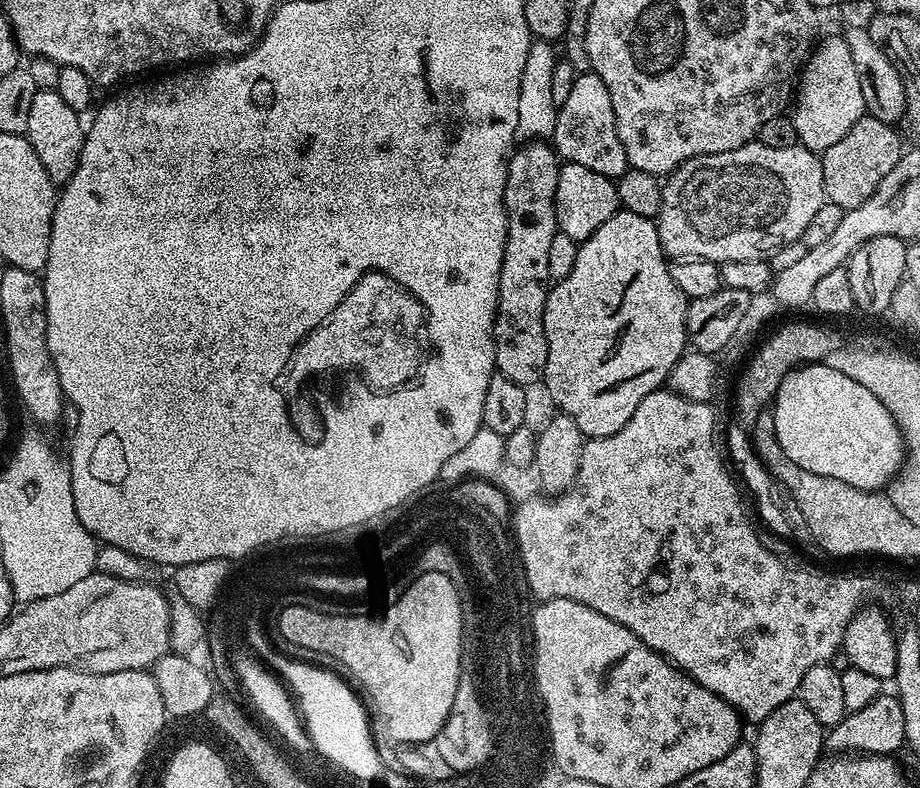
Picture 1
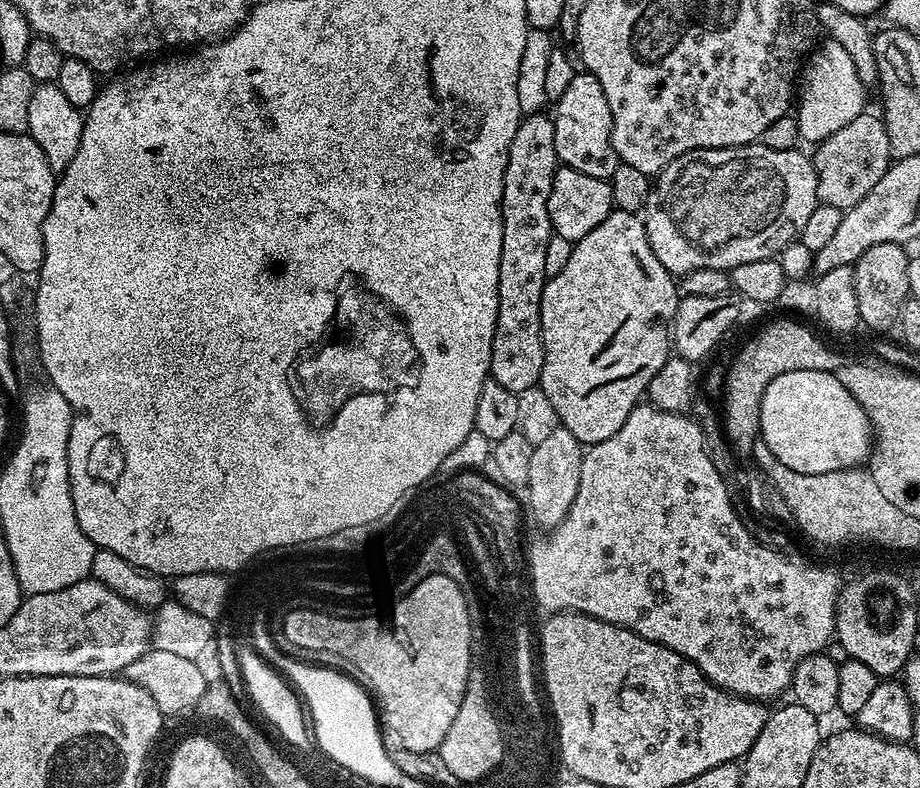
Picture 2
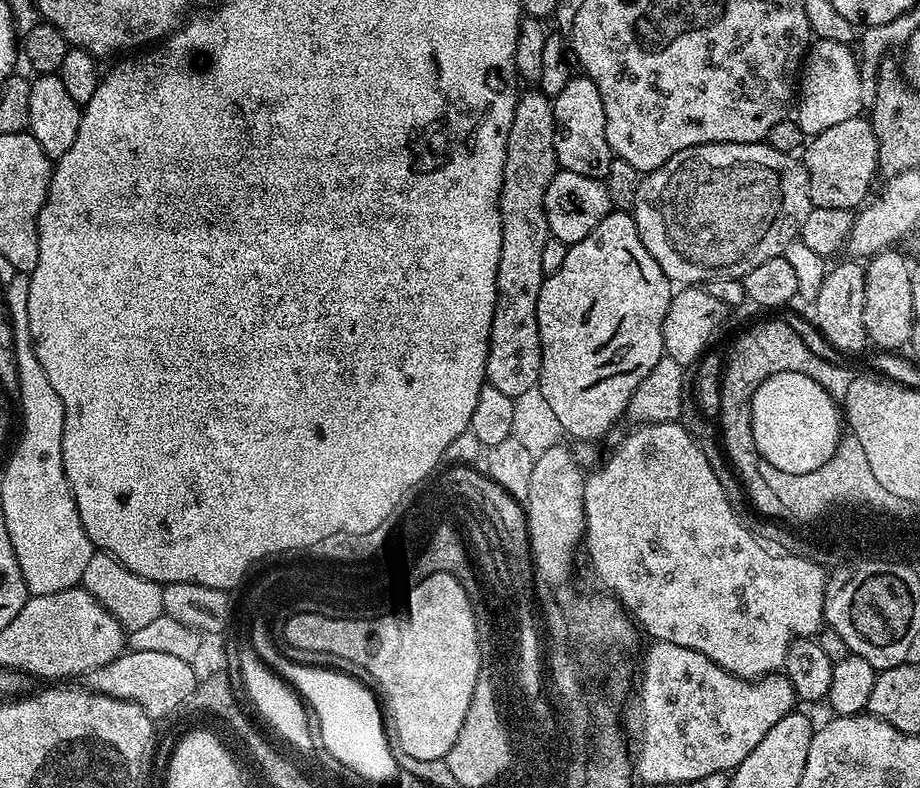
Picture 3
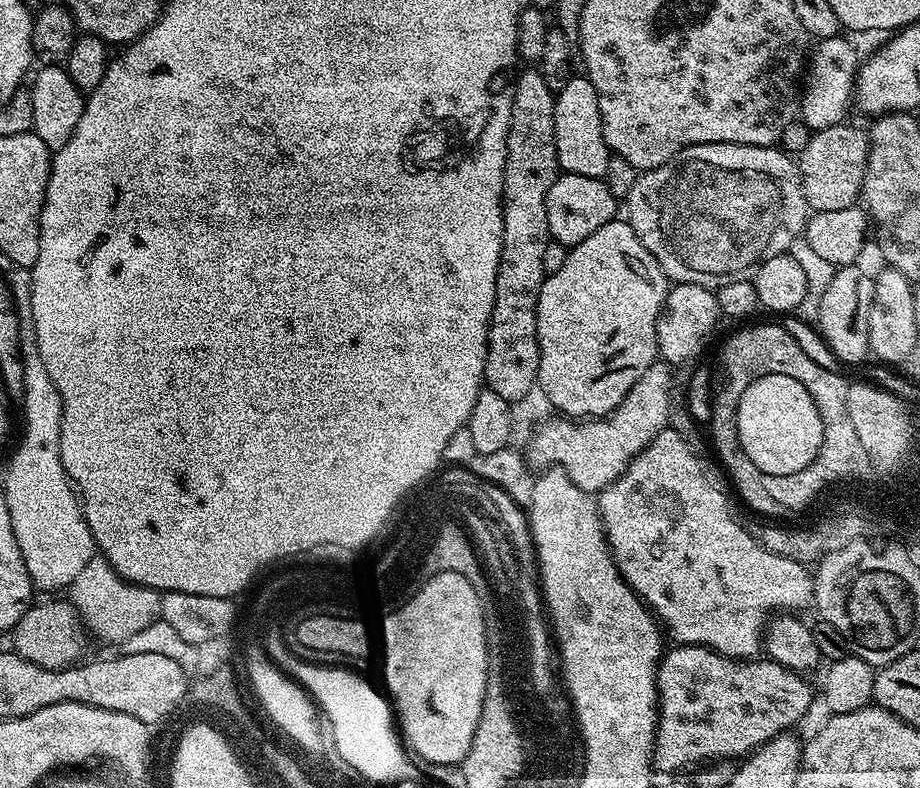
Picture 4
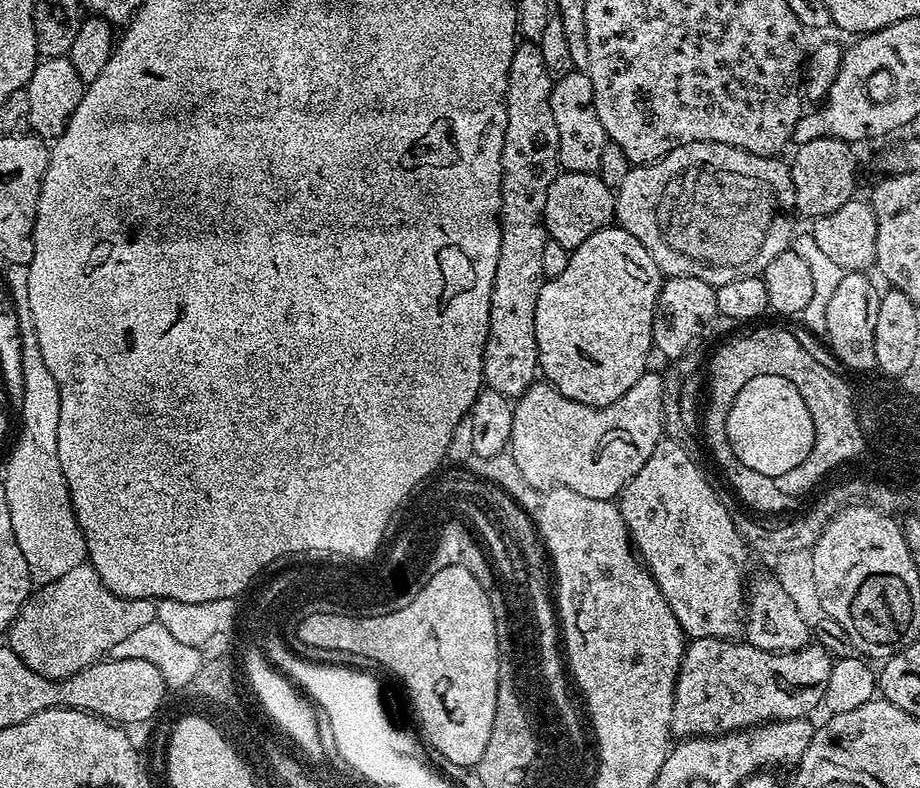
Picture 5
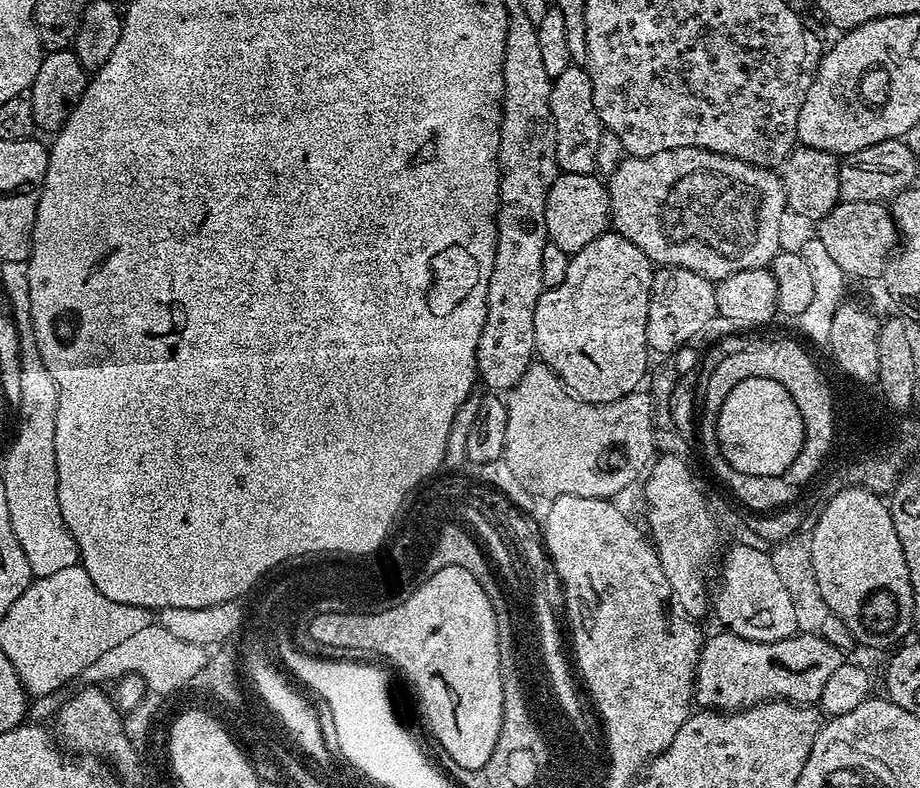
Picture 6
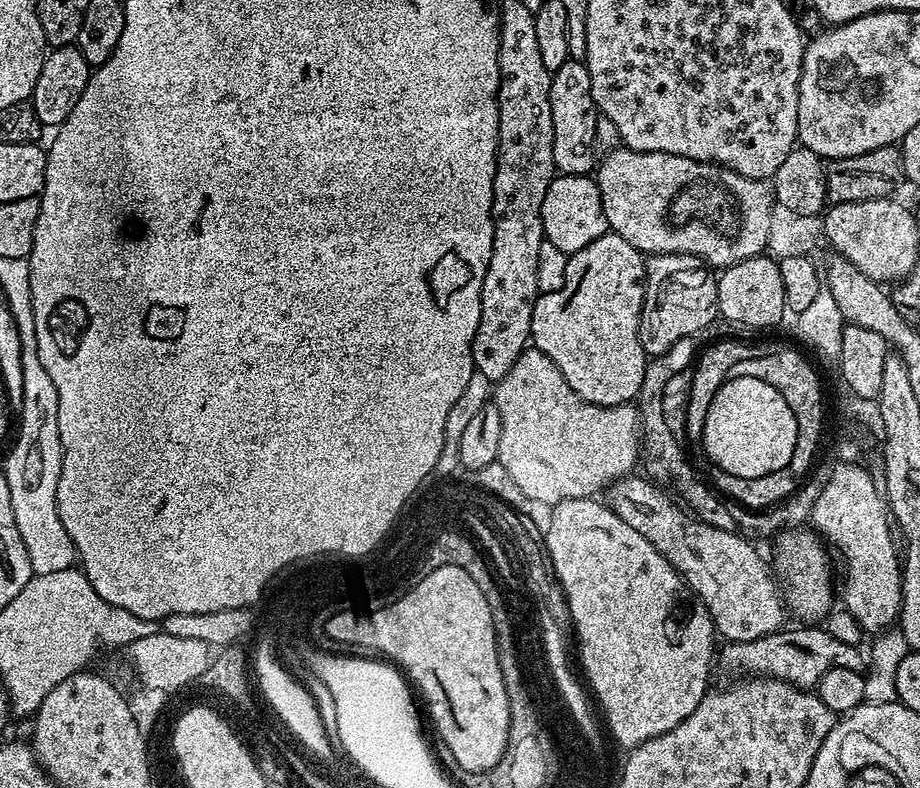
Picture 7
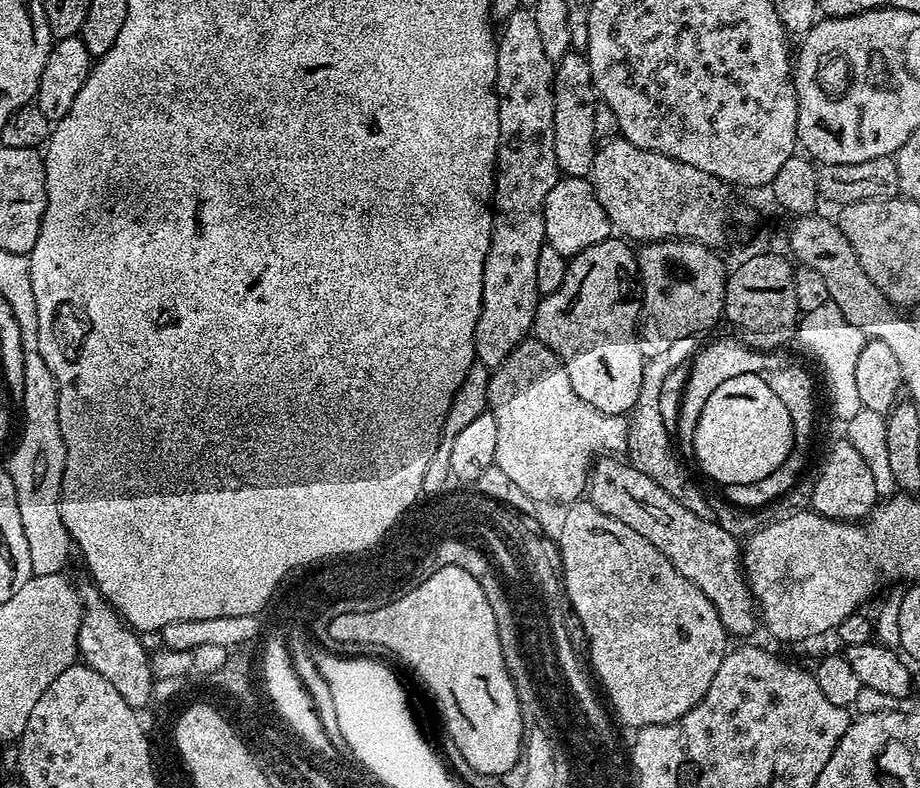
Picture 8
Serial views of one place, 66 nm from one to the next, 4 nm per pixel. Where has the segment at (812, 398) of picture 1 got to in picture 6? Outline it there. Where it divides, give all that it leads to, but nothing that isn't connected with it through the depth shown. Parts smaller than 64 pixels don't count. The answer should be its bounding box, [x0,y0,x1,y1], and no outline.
[717,378,803,476]

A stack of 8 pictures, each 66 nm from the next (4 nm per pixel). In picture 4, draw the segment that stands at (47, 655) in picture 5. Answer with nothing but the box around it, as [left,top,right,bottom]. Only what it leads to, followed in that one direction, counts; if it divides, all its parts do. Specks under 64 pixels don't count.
[66,554,161,643]

